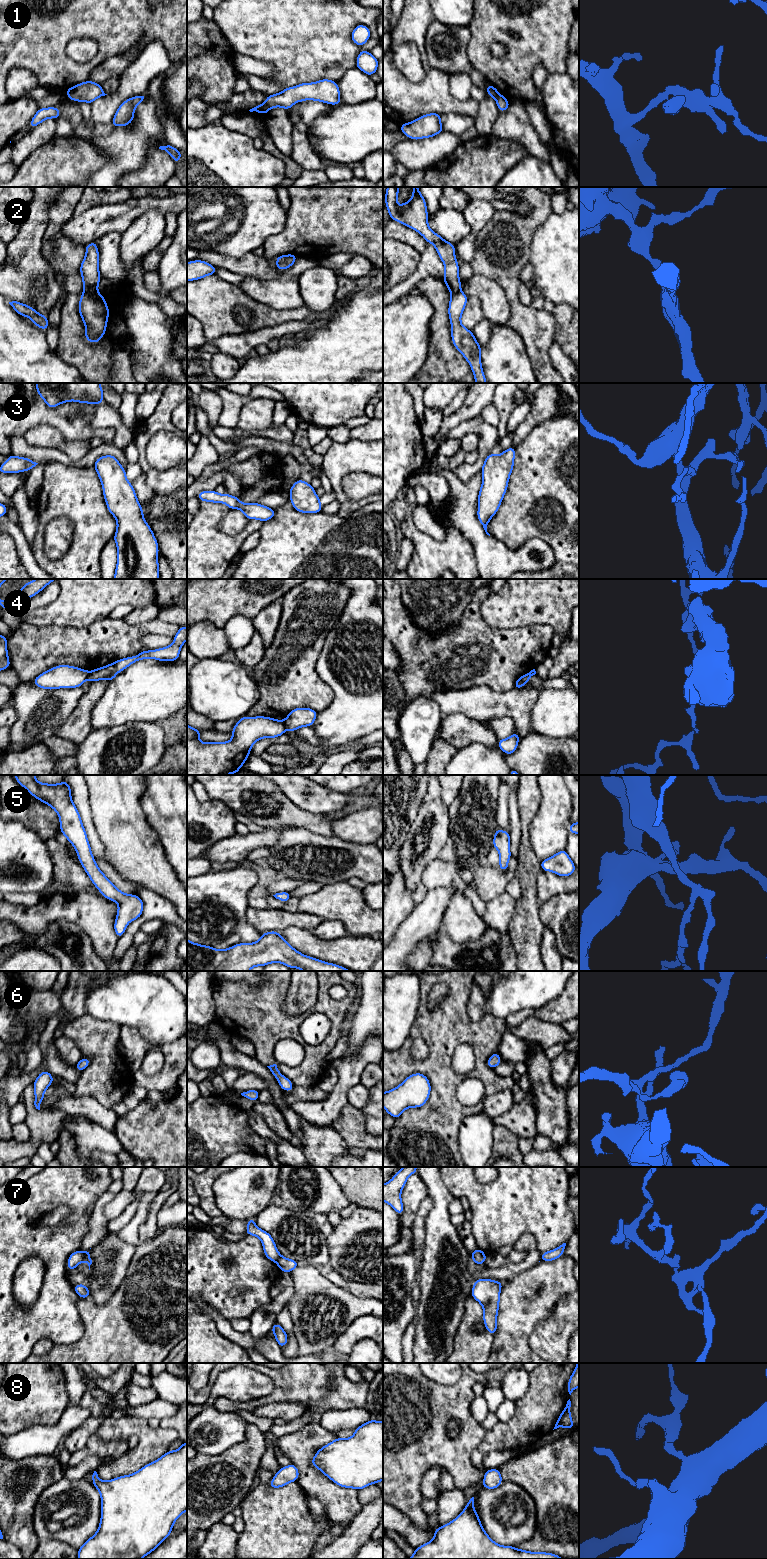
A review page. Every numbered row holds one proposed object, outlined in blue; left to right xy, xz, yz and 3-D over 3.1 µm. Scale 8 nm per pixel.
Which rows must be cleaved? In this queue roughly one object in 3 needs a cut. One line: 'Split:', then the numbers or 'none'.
Split: 1, 2, 4, 7

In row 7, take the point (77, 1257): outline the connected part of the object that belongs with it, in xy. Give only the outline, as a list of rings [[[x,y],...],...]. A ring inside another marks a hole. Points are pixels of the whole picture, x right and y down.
[[[78,1250],[73,1252],[67,1261],[68,1271],[75,1269],[84,1260],[83,1252]]]

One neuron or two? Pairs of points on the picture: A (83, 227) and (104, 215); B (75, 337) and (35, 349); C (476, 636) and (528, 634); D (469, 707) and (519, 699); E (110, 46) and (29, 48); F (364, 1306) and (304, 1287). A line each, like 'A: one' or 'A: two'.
A: one
B: two
C: one
D: one
E: one
F: one

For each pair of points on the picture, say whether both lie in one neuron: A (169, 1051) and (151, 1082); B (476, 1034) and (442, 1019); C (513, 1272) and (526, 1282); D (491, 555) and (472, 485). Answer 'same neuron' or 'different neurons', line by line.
A: same neuron
B: same neuron
C: different neurons
D: same neuron

